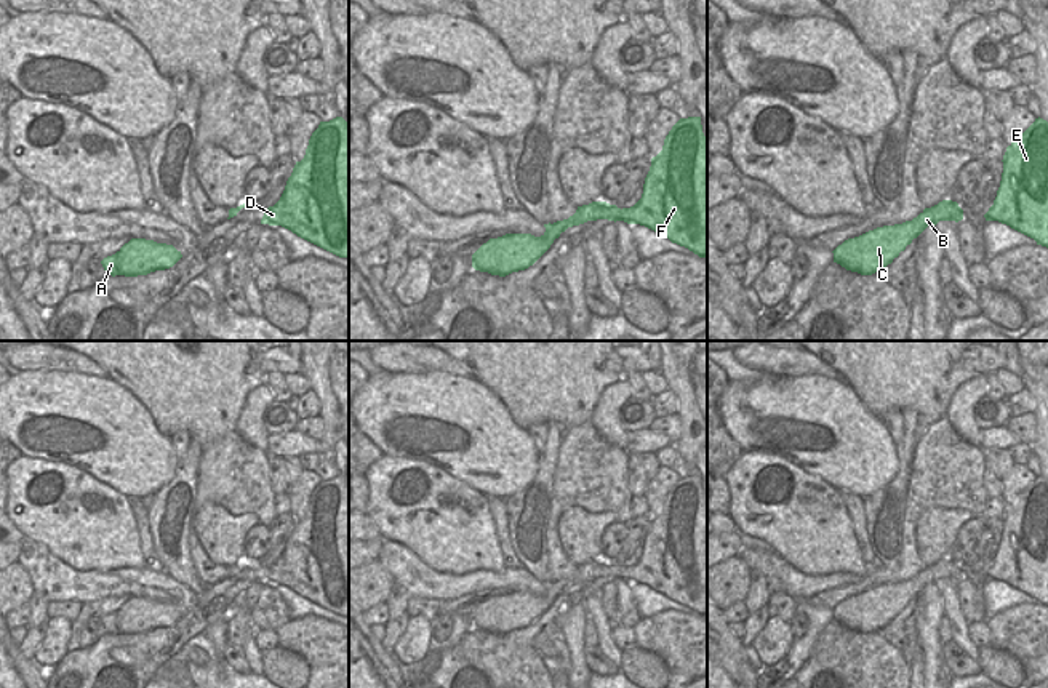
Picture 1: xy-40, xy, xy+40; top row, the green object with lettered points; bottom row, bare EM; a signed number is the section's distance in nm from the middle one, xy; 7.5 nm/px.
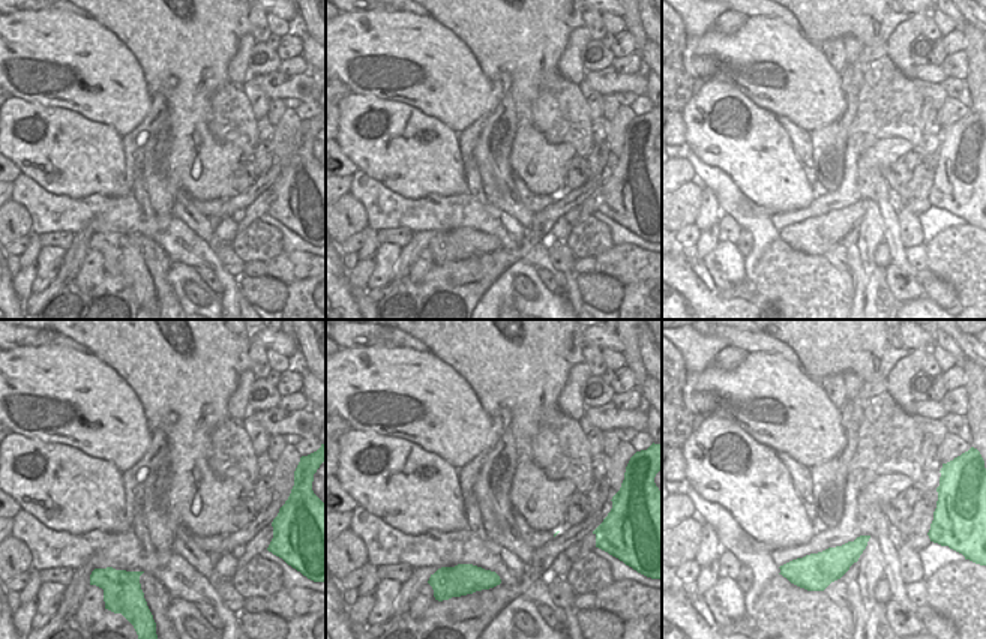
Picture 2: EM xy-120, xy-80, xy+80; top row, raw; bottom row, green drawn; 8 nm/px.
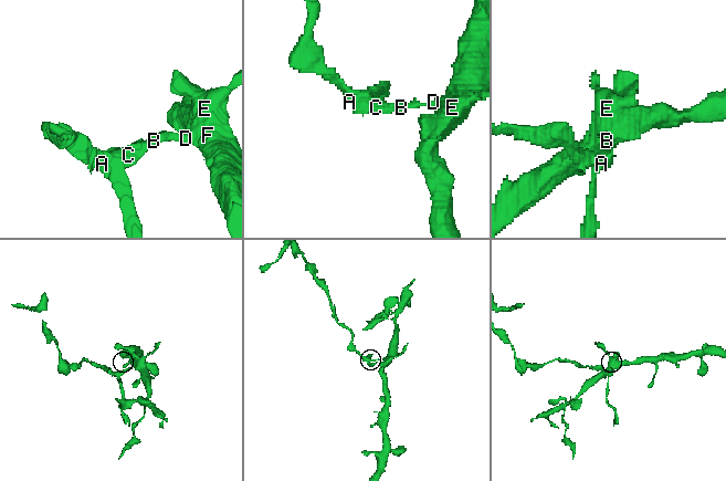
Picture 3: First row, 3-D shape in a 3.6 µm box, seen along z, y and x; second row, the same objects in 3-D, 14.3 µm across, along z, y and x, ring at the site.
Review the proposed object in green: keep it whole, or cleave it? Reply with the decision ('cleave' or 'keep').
cleave

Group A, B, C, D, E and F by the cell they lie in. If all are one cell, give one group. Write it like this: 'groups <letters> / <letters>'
groups A B C / D E F

